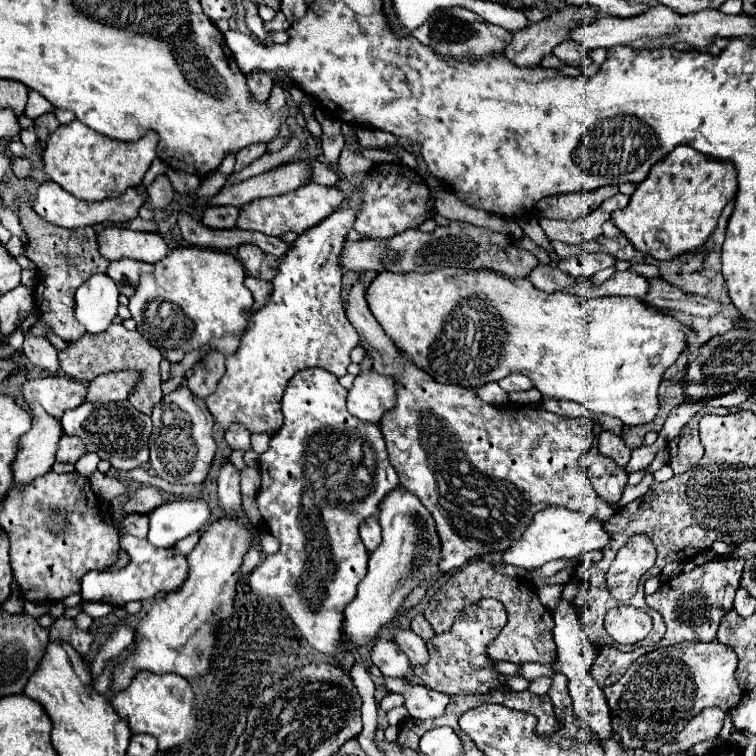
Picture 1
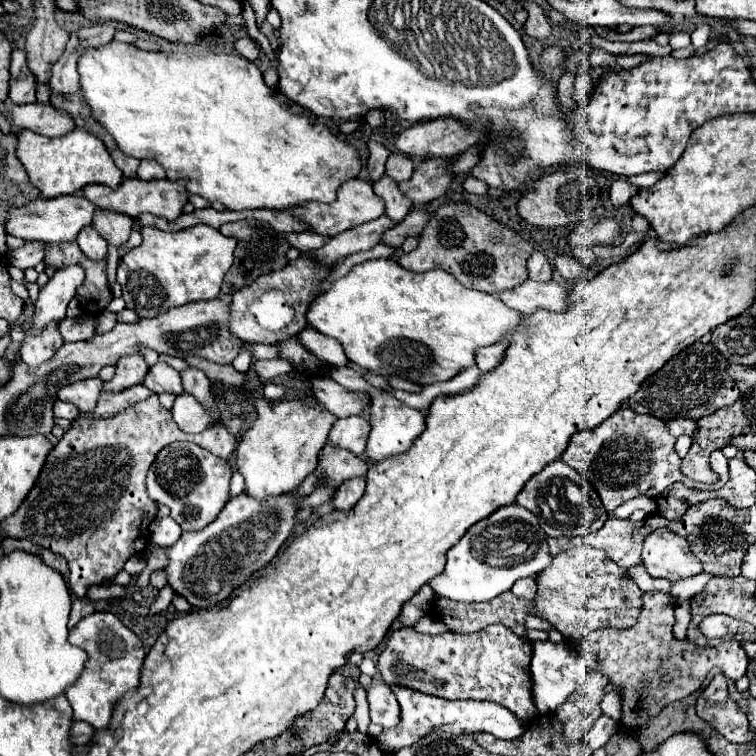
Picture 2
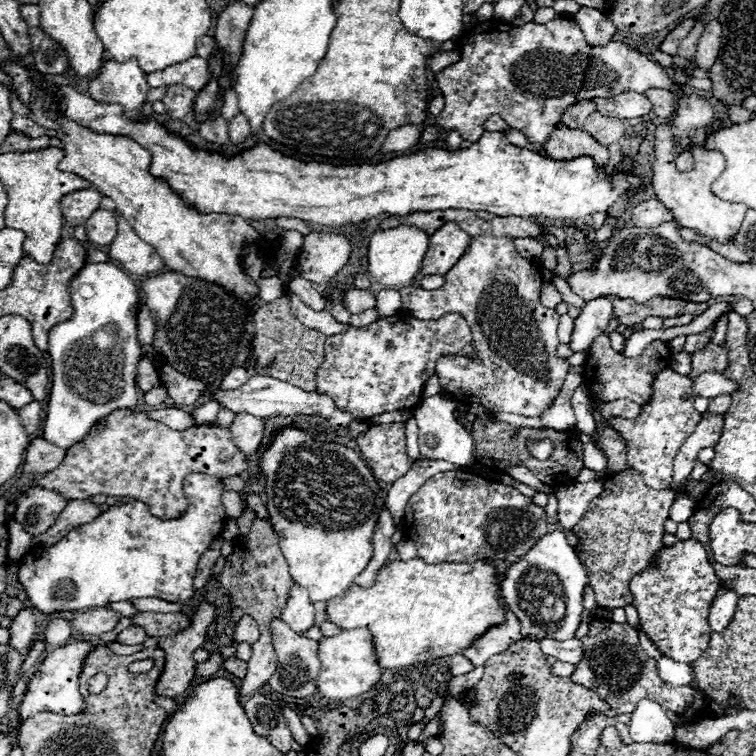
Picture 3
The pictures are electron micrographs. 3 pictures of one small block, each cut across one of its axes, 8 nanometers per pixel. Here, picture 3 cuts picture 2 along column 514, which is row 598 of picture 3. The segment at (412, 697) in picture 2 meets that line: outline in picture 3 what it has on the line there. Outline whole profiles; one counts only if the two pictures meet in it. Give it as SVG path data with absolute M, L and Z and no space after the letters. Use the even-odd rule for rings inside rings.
M720 588L708 616L708 624L712 632L722 632L728 626L728 622L732 620L732 614L736 612L736 604L738 604L738 594L732 590Z

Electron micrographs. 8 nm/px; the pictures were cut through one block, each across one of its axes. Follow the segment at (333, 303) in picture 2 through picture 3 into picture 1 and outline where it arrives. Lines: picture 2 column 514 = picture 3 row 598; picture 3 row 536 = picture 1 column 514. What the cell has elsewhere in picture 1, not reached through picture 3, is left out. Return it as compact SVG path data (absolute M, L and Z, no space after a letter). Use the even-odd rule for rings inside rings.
M444 268L444 270L436 270L436 272L428 272L428 274L418 274L418 272L408 272L408 274L382 272L368 286L366 302L368 302L368 308L374 314L374 318L380 322L384 332L396 344L396 348L400 352L404 352L420 370L428 372L438 382L456 384L456 386L464 386L464 388L476 388L476 386L482 386L486 382L498 382L500 378L504 378L504 376L508 376L512 372L520 372L520 374L524 374L524 376L528 376L532 380L534 388L542 392L543 399L574 400L574 402L584 404L592 412L612 414L612 416L620 418L628 426L642 426L642 424L648 424L648 422L654 420L654 416L658 414L656 390L658 390L658 386L662 382L662 372L670 364L674 364L674 360L680 356L682 350L686 350L684 326L678 320L674 320L674 318L670 318L666 314L660 314L658 310L646 306L644 302L640 302L636 298L592 298L592 300L586 300L586 298L578 298L578 296L568 294L568 292L546 294L546 292L534 288L528 278L510 280L510 278L506 278L506 276L498 274L498 272L492 272L492 270L472 272L472 270Z

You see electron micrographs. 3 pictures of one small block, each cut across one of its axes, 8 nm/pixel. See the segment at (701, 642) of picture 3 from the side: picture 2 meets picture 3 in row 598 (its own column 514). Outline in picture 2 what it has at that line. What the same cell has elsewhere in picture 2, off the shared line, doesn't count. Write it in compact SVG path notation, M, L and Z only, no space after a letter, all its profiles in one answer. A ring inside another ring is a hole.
M492 624L474 634L420 634L400 628L390 634L376 668L386 684L400 684L446 700L488 700L506 706L522 720L532 720L538 710L532 700L530 680L532 644L502 624Z

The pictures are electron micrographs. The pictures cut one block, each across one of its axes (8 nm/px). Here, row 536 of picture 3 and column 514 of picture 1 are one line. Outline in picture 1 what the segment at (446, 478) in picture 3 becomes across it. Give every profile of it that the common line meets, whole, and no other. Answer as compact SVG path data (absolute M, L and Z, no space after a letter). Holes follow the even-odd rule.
M360 280L348 290L346 316L350 324L356 328L360 344L372 358L372 368L378 374L392 376L396 382L396 404L382 416L380 430L388 448L390 464L394 466L400 484L420 498L420 502L428 508L436 522L442 544L438 578L460 568L470 558L488 552L504 552L504 548L508 548L518 536L522 536L534 512L542 508L564 506L568 510L590 514L590 518L596 518L600 522L606 522L614 514L614 508L598 498L598 494L590 486L586 472L582 472L578 464L582 452L586 452L592 446L592 424L588 418L566 418L546 410L532 410L526 406L518 406L516 412L512 408L508 410L504 406L500 408L484 404L472 390L466 390L462 386L436 382L432 376L416 368L386 336L382 326L368 310L364 292L366 288Z

